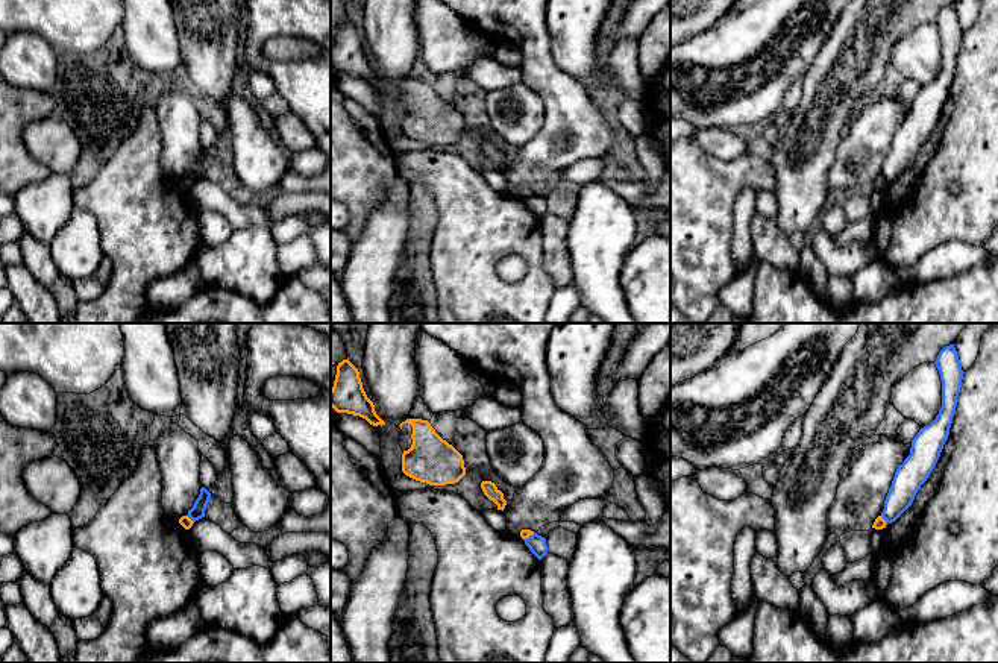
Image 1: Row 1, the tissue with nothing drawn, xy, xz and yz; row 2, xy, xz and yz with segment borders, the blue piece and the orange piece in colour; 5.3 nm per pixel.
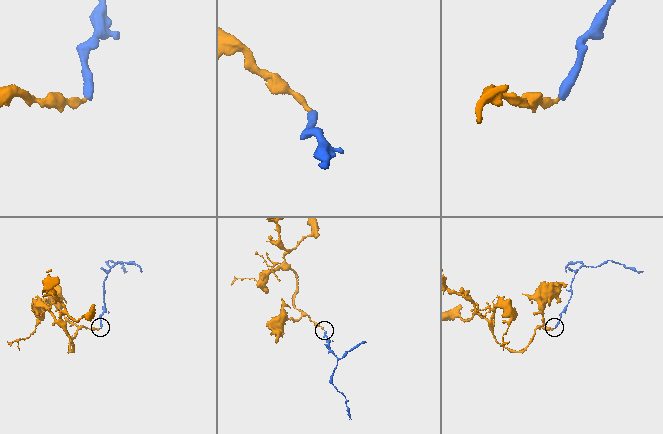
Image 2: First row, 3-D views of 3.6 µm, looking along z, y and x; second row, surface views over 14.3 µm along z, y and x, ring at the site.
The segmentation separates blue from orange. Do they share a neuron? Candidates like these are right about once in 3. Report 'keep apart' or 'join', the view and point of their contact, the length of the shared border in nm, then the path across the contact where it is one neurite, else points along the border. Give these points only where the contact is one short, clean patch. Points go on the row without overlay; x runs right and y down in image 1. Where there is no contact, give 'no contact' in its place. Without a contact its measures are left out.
keep apart | yz (883, 178) | 60 nm | along yz (881, 175), (886, 184)

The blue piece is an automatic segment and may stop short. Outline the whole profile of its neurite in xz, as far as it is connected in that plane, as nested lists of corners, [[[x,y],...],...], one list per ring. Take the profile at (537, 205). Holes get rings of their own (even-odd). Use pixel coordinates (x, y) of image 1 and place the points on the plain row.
[[[534,193],[528,199],[525,199],[525,205],[529,208],[529,211],[541,220],[548,214],[548,205],[546,199]]]

